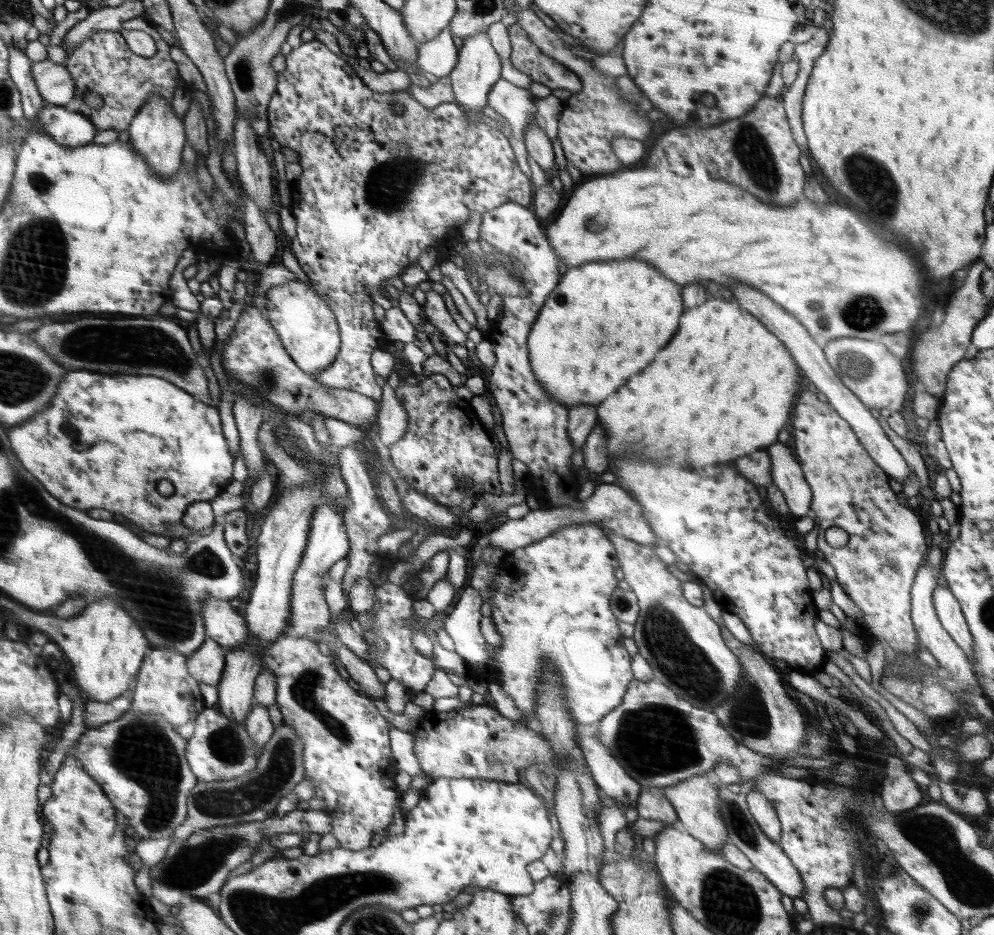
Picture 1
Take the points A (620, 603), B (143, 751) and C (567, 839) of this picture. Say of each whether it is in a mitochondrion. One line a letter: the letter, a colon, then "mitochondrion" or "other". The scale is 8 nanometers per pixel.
A: mitochondrion
B: mitochondrion
C: other

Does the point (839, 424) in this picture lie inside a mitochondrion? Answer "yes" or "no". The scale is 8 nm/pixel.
no

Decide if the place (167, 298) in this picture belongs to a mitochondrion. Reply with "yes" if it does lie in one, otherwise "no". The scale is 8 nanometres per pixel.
no

